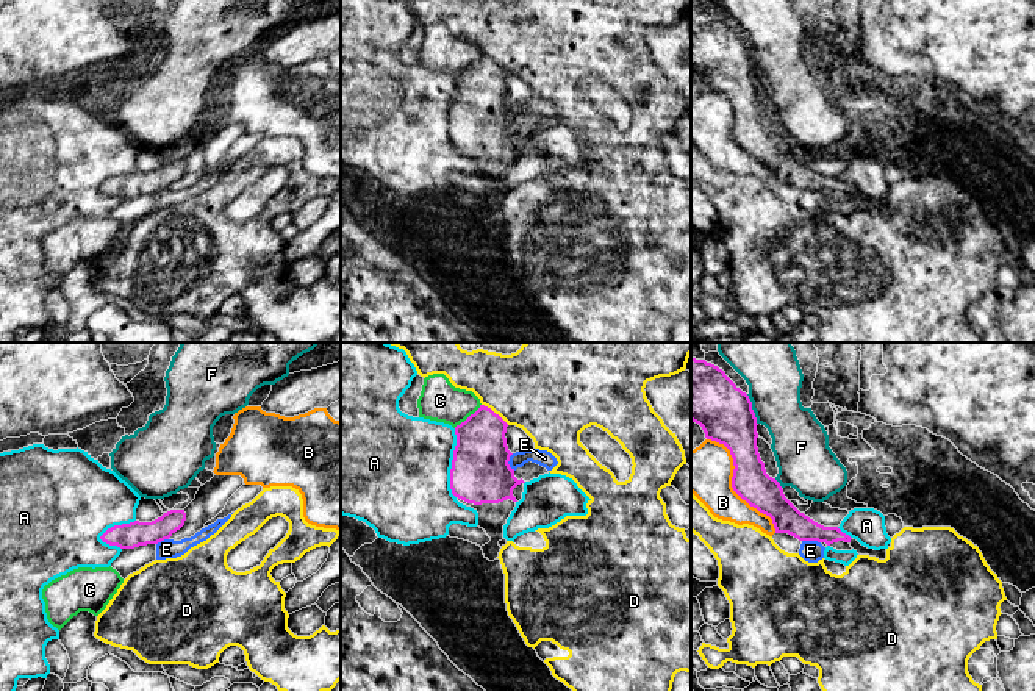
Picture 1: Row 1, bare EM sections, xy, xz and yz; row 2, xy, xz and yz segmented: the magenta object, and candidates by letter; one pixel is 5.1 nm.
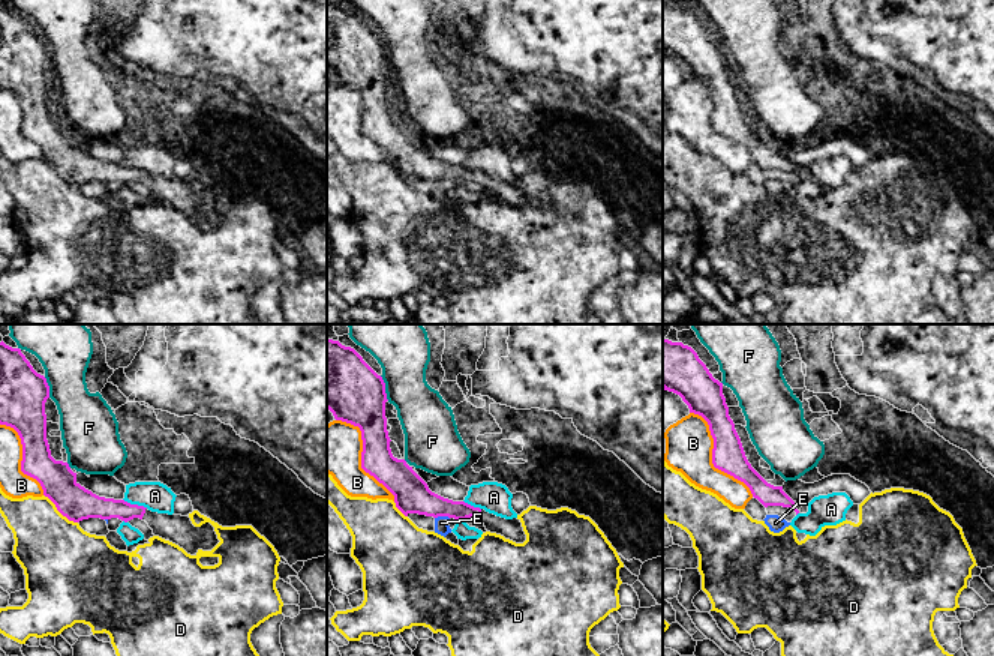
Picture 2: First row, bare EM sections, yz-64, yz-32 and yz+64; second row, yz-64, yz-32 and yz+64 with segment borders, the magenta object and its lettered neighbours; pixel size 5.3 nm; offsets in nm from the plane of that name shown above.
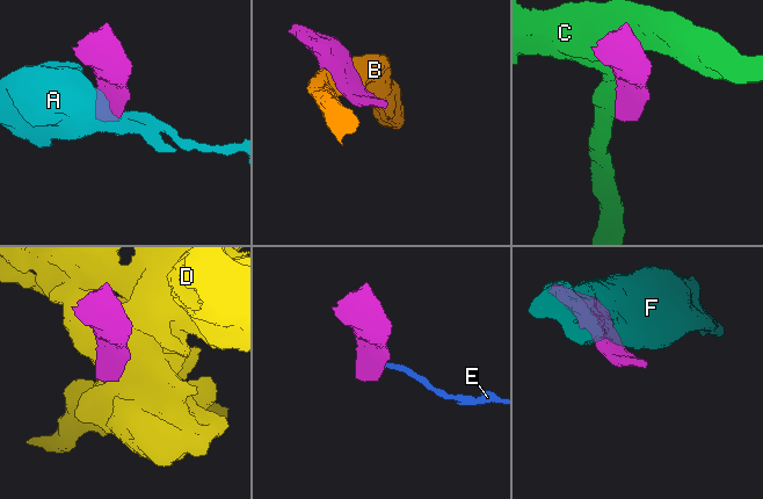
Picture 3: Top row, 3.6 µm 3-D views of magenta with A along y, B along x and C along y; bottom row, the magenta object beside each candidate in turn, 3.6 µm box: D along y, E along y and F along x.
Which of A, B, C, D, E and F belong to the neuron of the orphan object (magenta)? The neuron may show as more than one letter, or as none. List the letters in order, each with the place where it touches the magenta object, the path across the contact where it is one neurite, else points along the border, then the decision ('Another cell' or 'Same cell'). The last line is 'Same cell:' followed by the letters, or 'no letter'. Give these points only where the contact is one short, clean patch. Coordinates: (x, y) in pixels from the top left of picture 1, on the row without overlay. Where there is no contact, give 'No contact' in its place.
A: Touches magenta at xz (452, 113). Another cell
B: Touches magenta at yz (732, 135). Another cell
C: Touches magenta at xz (469, 66). Another cell
D: Touches magenta at xz (494, 63). Boundary: xz (482, 53), (508, 74). Another cell
E: Touches magenta at xz (508, 110). Boundary: xz (513, 103), (508, 111), (512, 119). Another cell
F: Touches magenta at yz (752, 60). Another cell
Same cell: no letter

